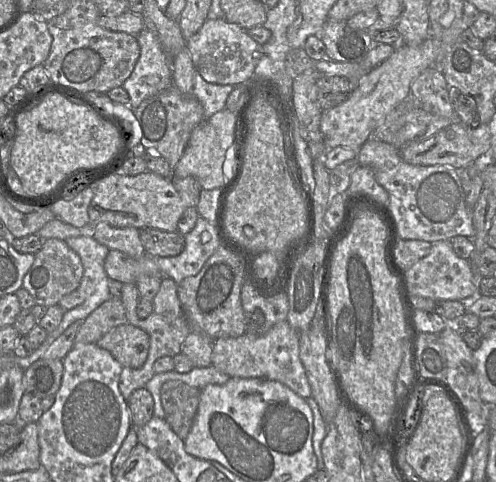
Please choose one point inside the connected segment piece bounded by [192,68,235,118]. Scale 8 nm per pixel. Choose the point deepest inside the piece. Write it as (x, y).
(212, 97)

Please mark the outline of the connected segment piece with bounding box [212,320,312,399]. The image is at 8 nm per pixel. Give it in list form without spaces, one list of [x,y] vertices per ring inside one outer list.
[[[287,320],[275,324],[263,336],[243,334],[214,341],[212,366],[230,378],[260,378],[280,382],[304,399],[312,397],[311,387],[299,354],[299,334]]]

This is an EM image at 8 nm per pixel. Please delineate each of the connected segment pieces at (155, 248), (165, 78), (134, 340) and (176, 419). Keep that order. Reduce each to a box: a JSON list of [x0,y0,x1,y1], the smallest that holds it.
[[140,228,185,257],[122,28,173,109],[97,323,150,369],[161,380,200,441]]

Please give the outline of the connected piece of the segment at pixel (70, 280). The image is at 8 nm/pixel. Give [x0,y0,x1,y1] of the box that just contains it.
[22,238,83,307]

